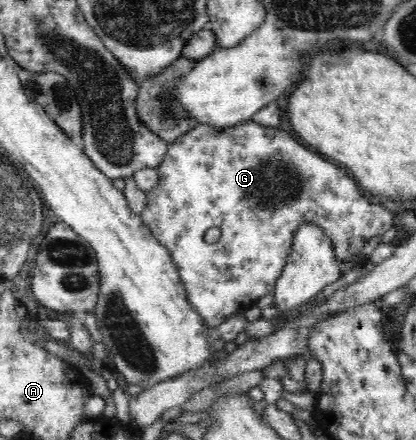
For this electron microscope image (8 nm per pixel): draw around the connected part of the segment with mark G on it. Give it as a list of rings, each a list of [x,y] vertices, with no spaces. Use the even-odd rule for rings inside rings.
[[[252,119],[229,128],[218,129],[213,134],[204,133],[202,129],[206,129],[206,127],[198,124],[194,129],[190,129],[190,131],[187,131],[168,145],[167,154],[157,167],[159,172],[158,185],[146,192],[147,205],[140,213],[140,216],[144,225],[154,234],[154,237],[170,252],[172,261],[176,264],[180,279],[186,288],[187,299],[193,310],[203,317],[206,325],[216,327],[229,315],[243,315],[247,309],[250,309],[250,306],[254,305],[254,303],[256,304],[260,297],[272,293],[278,277],[280,277],[284,267],[286,267],[293,244],[294,231],[299,228],[301,223],[314,222],[314,224],[318,224],[322,228],[325,237],[330,237],[330,241],[334,244],[334,254],[336,254],[336,258],[338,258],[340,263],[350,260],[355,253],[362,251],[366,241],[370,241],[374,235],[384,235],[392,227],[392,219],[394,219],[392,213],[386,207],[382,207],[378,203],[372,203],[370,196],[360,189],[357,181],[352,179],[348,171],[345,171],[340,165],[328,163],[322,157],[314,155],[312,151],[304,149],[298,141],[294,141],[290,137],[290,133],[286,133],[282,129],[274,129],[274,127],[262,127],[260,123]],[[210,227],[219,227],[221,230],[221,236],[214,245],[208,245],[204,240],[204,233]]]

